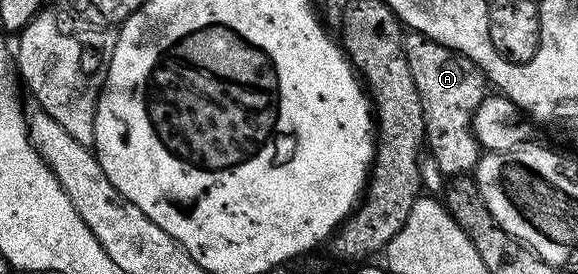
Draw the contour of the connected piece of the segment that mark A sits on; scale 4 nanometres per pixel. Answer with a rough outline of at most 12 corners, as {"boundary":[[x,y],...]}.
{"boundary":[[422,33],[403,37],[424,144],[442,174],[477,164],[481,68]]}

